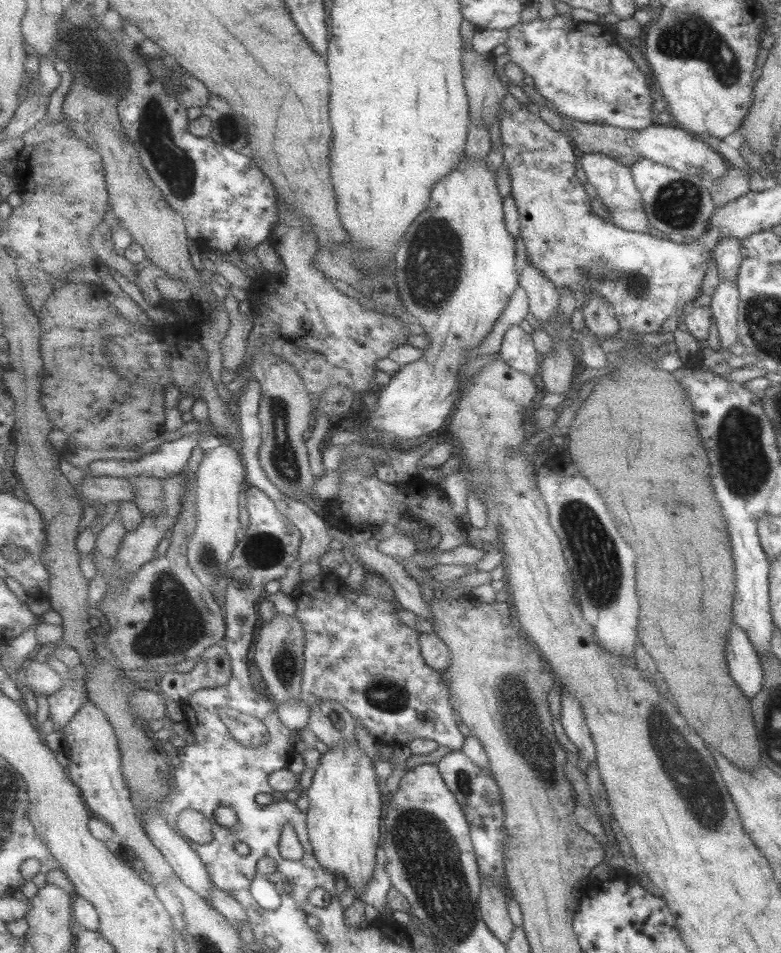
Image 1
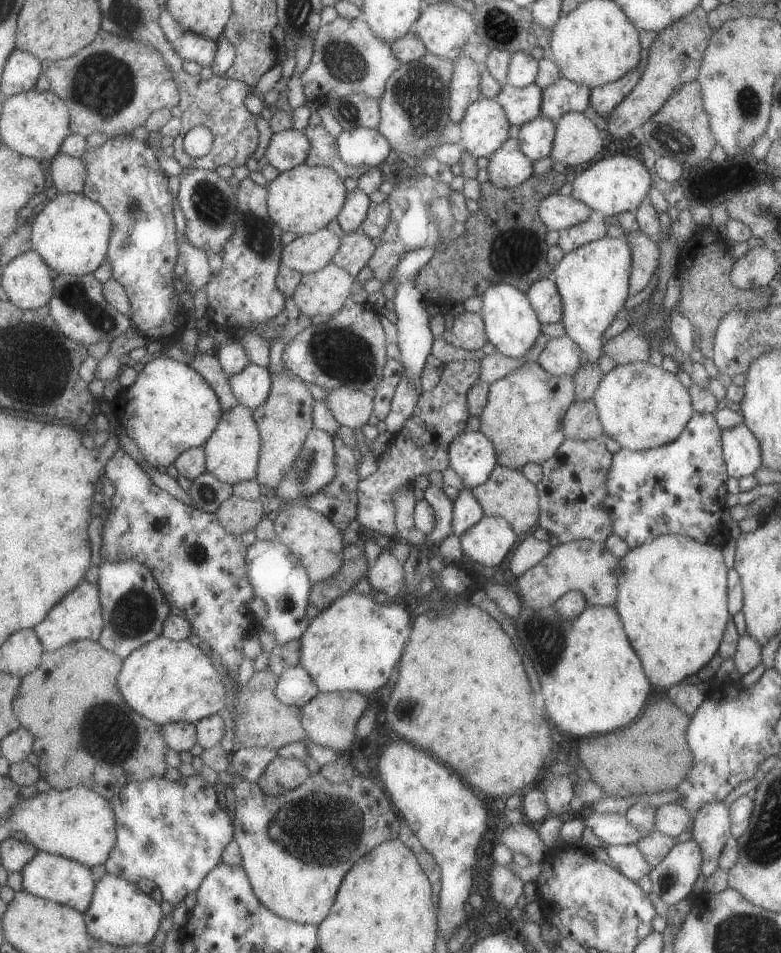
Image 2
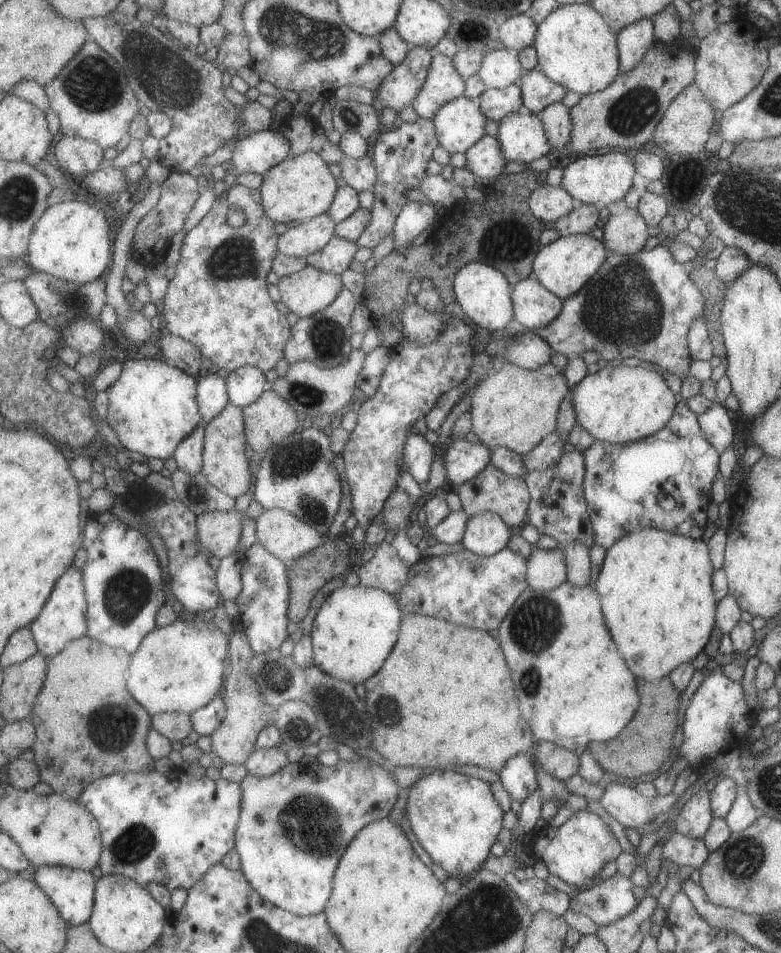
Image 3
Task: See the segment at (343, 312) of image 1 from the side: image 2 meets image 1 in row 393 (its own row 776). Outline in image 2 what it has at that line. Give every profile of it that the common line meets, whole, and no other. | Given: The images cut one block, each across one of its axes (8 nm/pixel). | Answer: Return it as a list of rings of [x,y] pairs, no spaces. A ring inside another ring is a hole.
[[[233,772],[231,775],[236,797],[234,838],[241,848],[242,865],[261,902],[291,922],[320,926],[332,913],[340,886],[356,862],[384,842],[397,840],[401,830],[400,816],[388,791],[373,777],[358,774],[349,782],[335,784],[318,772],[309,775],[299,788],[283,796],[273,796],[266,795],[259,783],[249,782]]]

